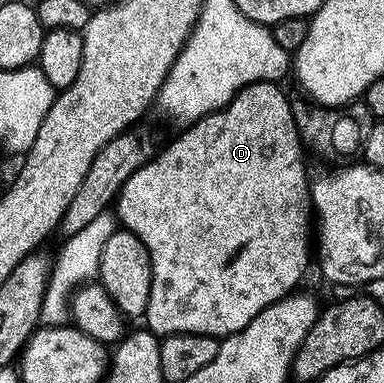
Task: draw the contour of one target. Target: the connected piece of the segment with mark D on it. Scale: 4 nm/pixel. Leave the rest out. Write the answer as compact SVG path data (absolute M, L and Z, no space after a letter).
M253 83L248 85L228 106L214 111L204 118L185 128L183 135L178 135L166 148L159 150L154 158L146 163L132 177L116 196L116 219L125 230L136 233L136 237L146 247L150 255L152 269L152 285L144 316L145 326L159 337L179 335L180 333L196 333L197 335L213 335L225 337L235 335L256 313L268 309L276 301L286 298L295 290L294 287L302 279L306 271L306 262L312 259L312 183L306 180L306 163L302 160L304 148L302 138L298 136L296 121L292 117L290 99L281 91L278 83Z

